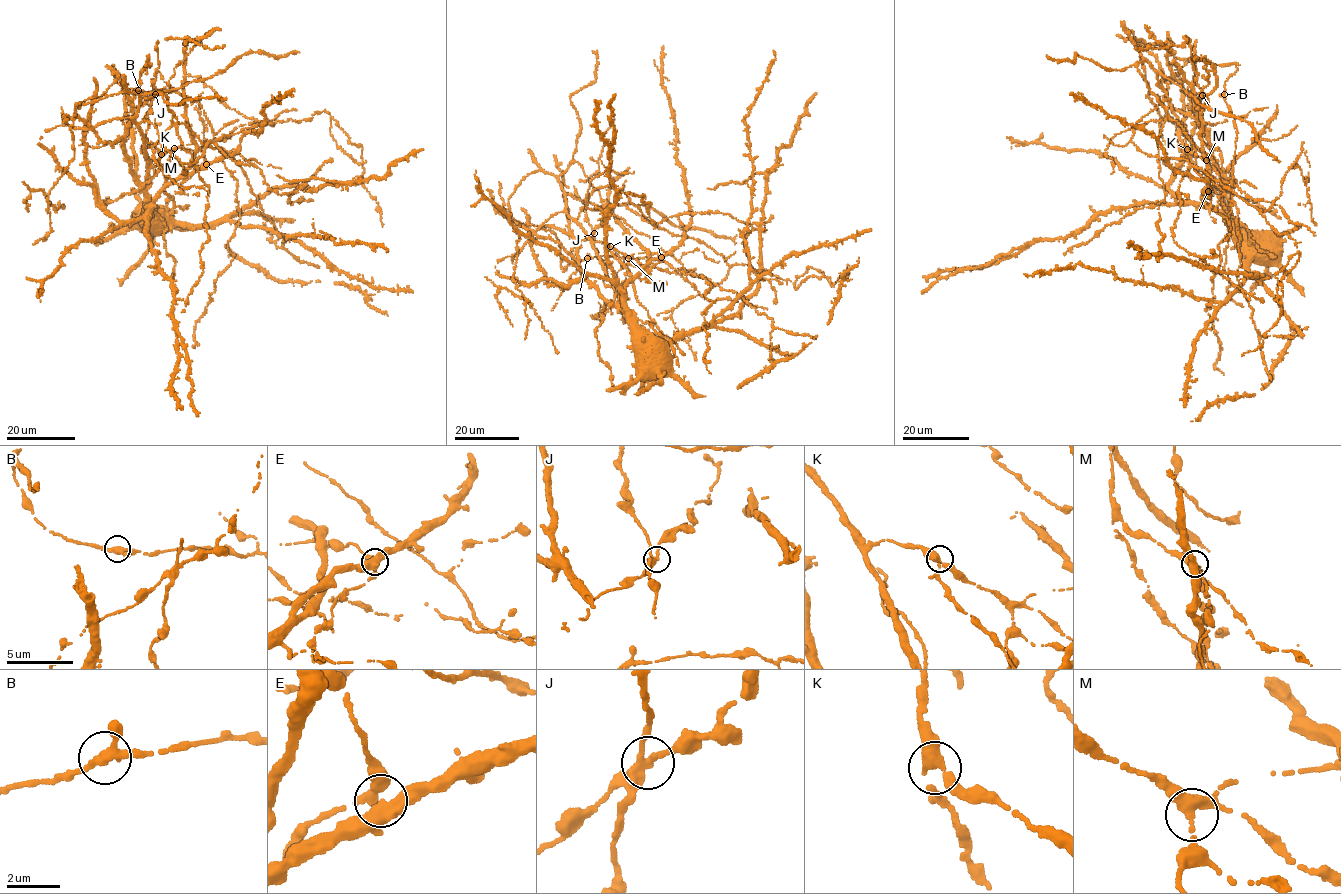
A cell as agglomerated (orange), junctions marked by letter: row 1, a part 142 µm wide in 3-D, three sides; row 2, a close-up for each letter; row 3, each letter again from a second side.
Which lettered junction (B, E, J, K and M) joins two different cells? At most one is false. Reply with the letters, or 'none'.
J

